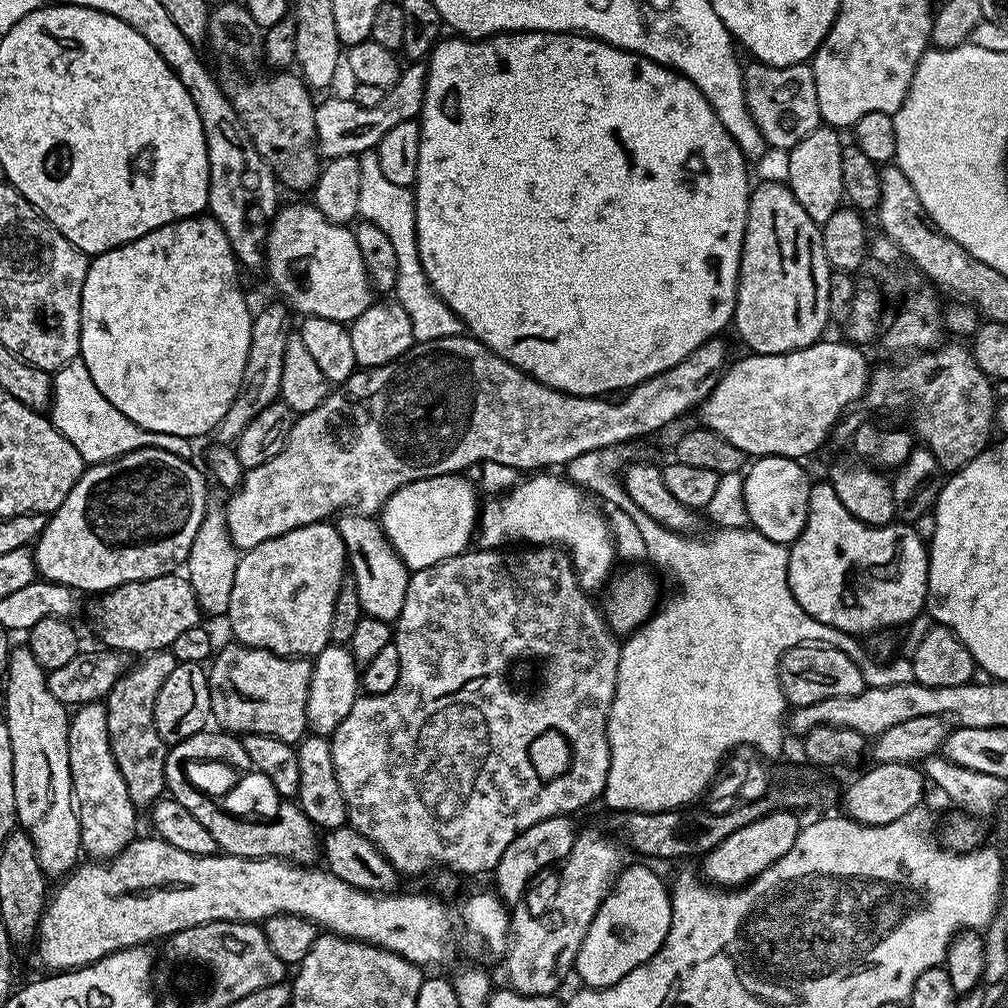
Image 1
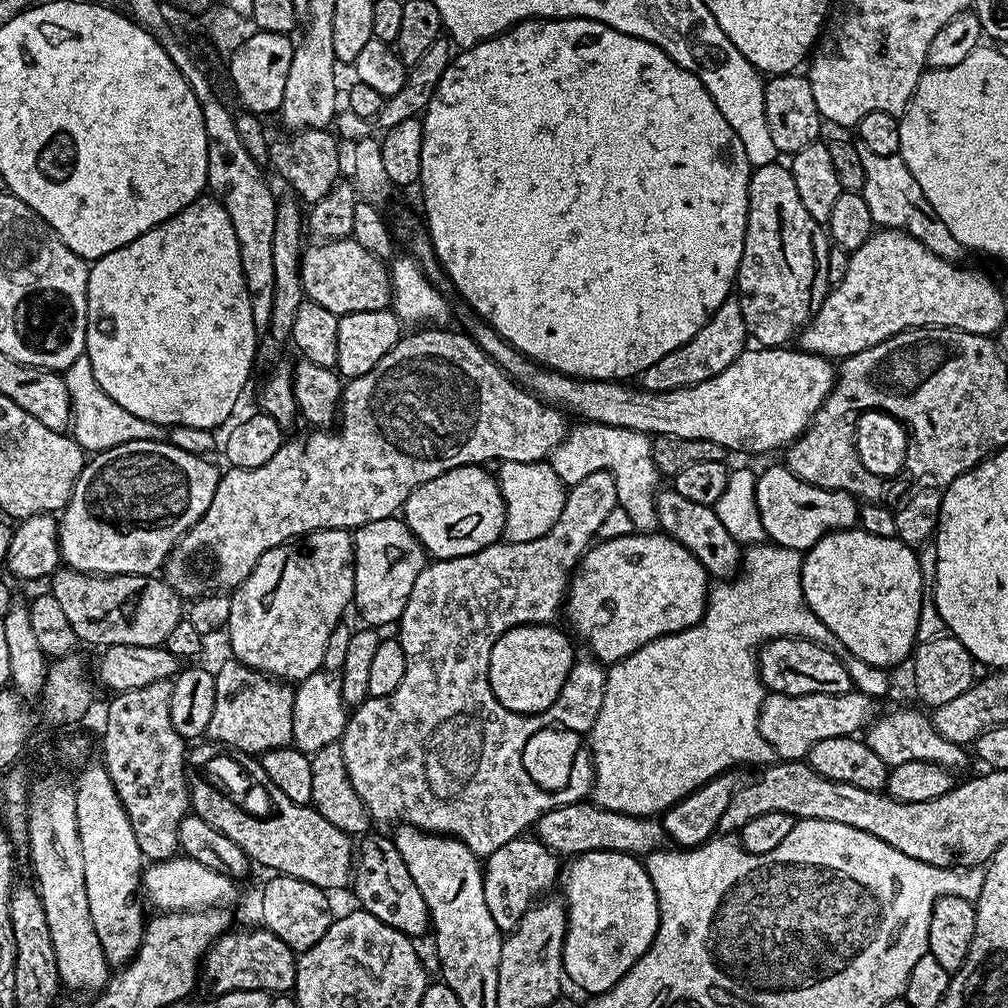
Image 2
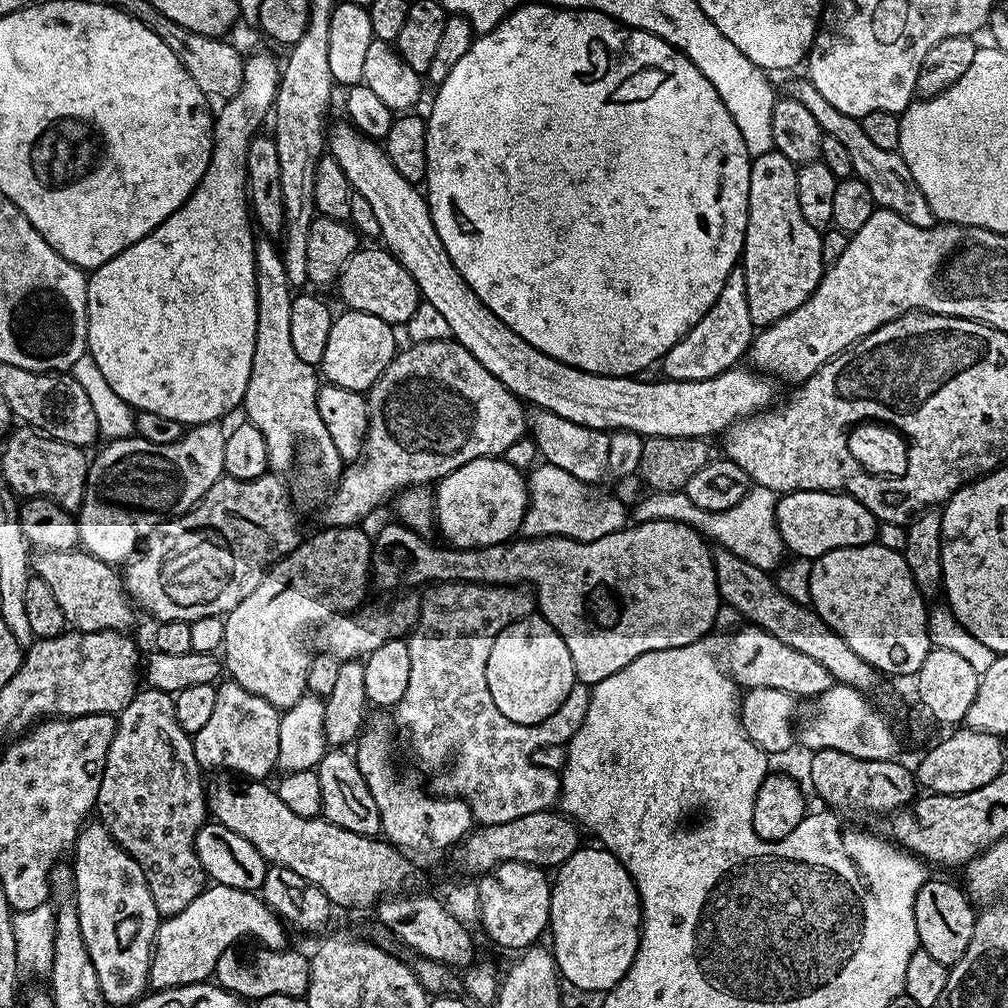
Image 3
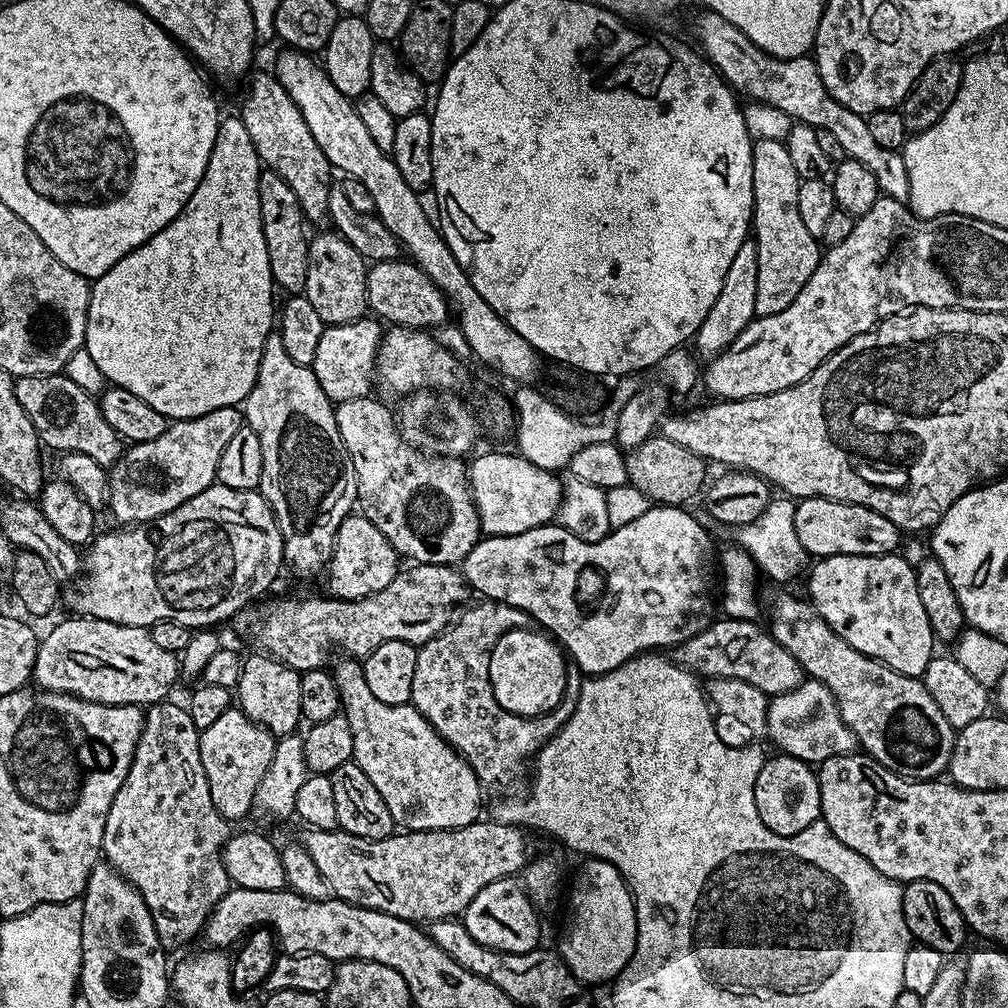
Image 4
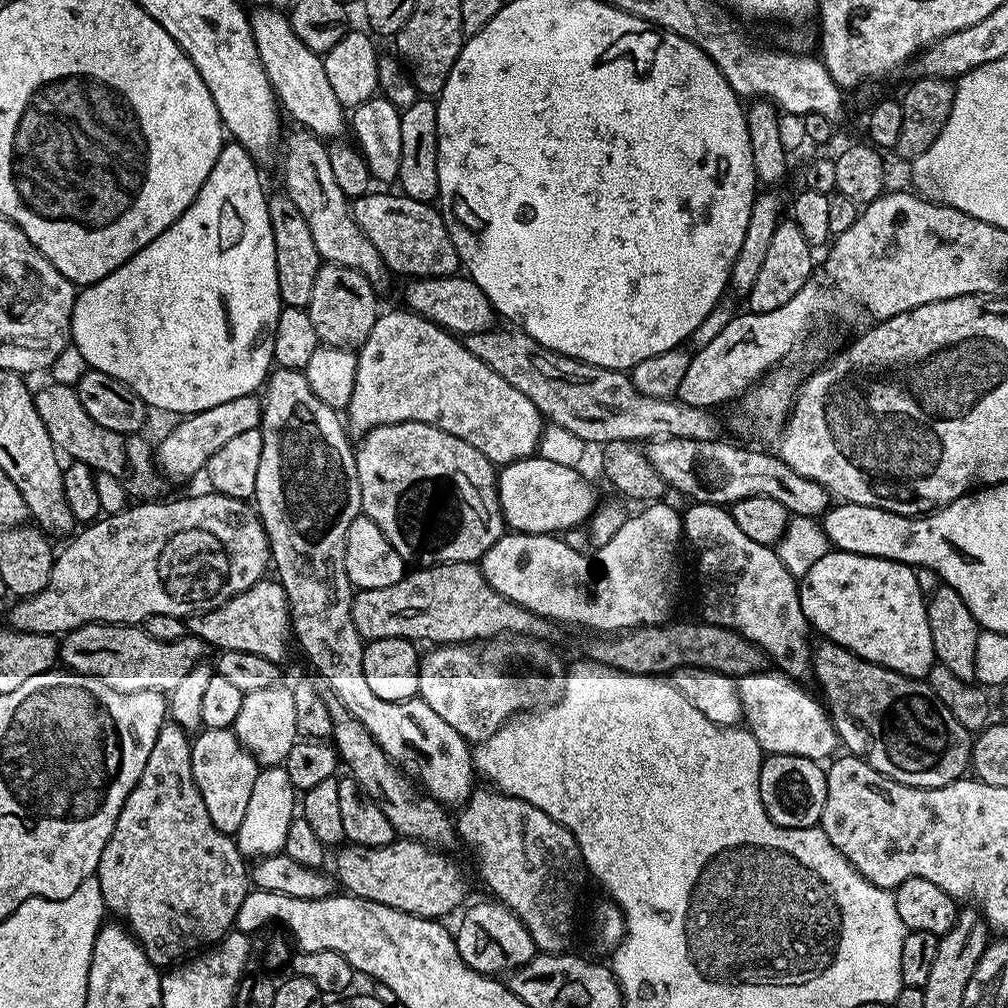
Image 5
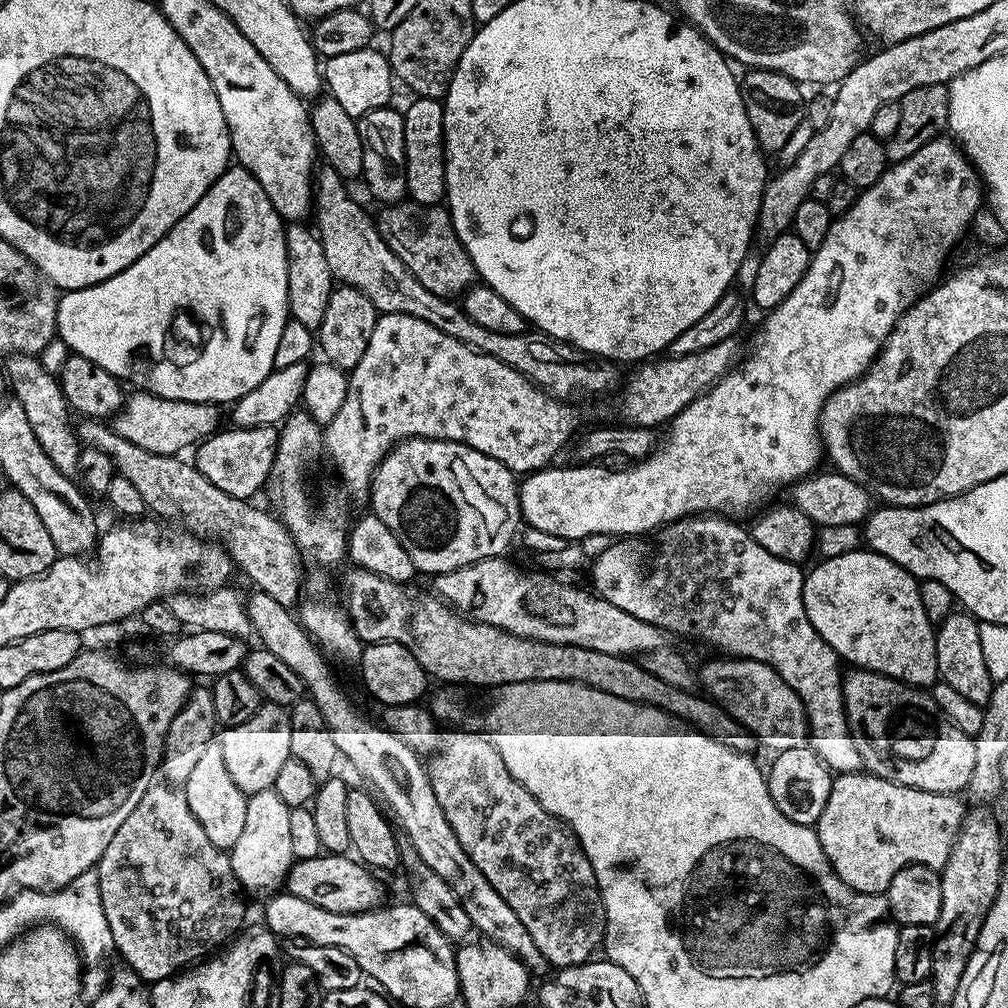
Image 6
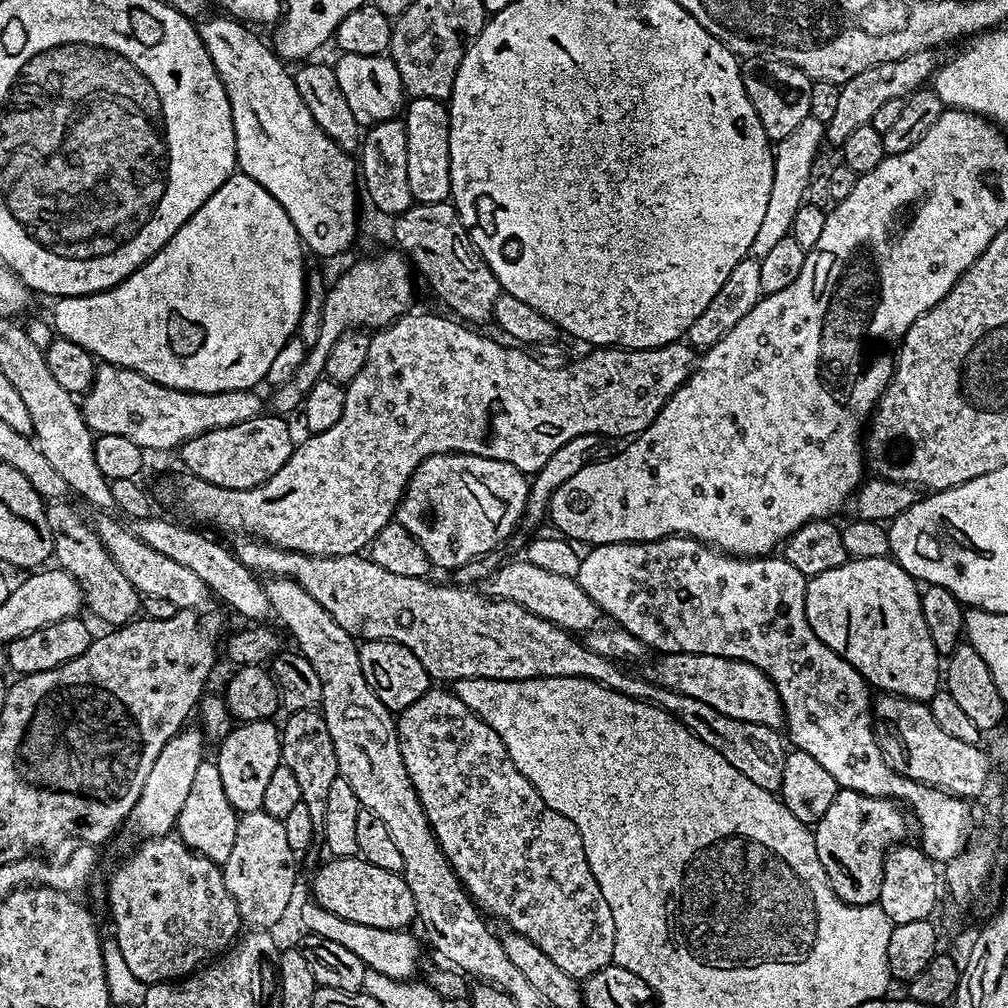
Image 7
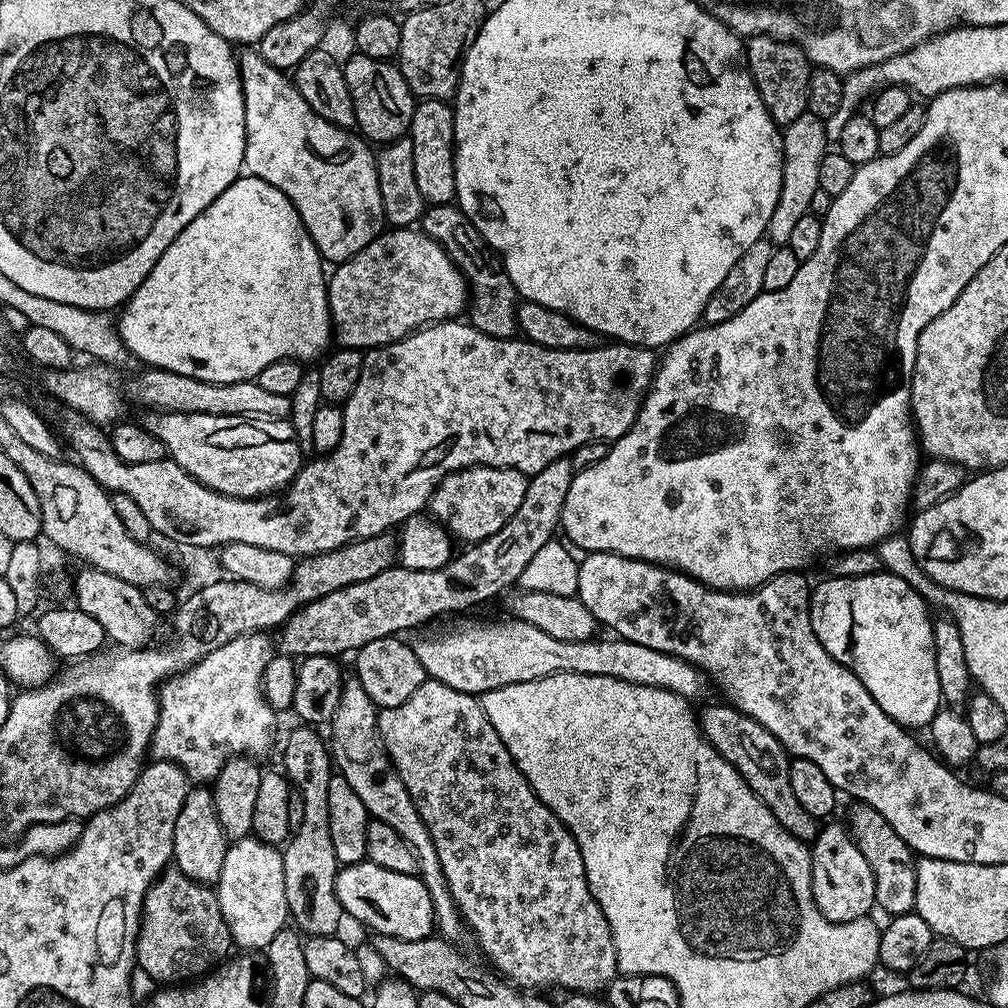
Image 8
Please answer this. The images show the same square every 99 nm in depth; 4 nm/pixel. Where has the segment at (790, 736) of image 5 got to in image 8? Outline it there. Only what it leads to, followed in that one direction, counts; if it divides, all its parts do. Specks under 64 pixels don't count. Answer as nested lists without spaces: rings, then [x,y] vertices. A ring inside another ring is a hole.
[[[515,618],[506,620],[466,620],[437,636],[415,641],[418,662],[422,662],[425,673],[431,679],[454,690],[473,694],[483,694],[508,684],[546,678],[555,672],[609,676],[631,684],[665,688],[689,698],[695,698],[706,684],[704,673],[690,662],[665,652],[650,650],[650,646],[638,646],[638,642],[621,638],[562,642],[562,638],[553,638],[530,622]]]

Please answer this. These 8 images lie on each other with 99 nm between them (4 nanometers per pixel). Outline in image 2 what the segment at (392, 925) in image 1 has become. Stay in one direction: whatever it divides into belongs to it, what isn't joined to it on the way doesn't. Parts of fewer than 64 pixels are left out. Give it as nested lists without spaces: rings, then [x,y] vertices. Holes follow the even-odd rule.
[[[177,854],[171,860],[157,860],[149,863],[142,872],[142,892],[145,897],[153,896],[161,913],[168,912],[199,912],[205,908],[228,908],[236,900],[237,881],[226,874],[218,874],[218,870],[210,870],[202,866],[202,862],[191,860],[186,855]]]

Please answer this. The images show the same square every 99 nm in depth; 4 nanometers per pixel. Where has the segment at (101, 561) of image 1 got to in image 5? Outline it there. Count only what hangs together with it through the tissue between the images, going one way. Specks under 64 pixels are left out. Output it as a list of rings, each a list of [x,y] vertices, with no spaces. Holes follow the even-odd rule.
[[[253,394],[242,398],[233,398],[230,402],[222,402],[222,406],[210,406],[210,410],[194,412],[183,417],[177,428],[172,428],[154,448],[154,459],[165,477],[173,476],[176,480],[188,480],[191,476],[201,475],[208,459],[226,446],[230,438],[237,434],[246,434],[246,430],[260,427],[262,400]]]

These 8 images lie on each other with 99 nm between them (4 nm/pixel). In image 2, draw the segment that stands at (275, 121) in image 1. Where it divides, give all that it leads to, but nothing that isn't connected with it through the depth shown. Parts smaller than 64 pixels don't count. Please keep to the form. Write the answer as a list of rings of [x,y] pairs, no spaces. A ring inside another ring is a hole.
[[[308,128],[305,132],[292,132],[291,134],[284,135],[288,136],[282,137],[281,140],[273,139],[269,143],[271,167],[274,166],[280,171],[281,178],[297,192],[295,195],[305,205],[317,204],[322,198],[326,198],[326,194],[330,194],[330,190],[334,185],[341,183],[341,141],[331,131],[323,128]]]

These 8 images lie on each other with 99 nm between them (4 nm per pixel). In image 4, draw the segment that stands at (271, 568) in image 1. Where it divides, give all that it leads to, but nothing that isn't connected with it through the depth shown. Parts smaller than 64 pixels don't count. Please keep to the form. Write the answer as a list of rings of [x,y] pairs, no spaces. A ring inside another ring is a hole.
[[[353,514],[346,517],[342,526],[338,526],[338,534],[334,538],[332,557],[329,558],[326,569],[327,595],[338,600],[357,600],[378,594],[378,590],[383,590],[385,586],[390,586],[390,582],[394,582],[396,573],[401,568],[401,557],[390,546],[386,534],[382,534],[382,530],[378,530],[370,518]],[[255,654],[243,661],[240,677],[234,689],[240,711],[256,724],[261,724],[273,736],[290,736],[302,724],[300,673],[263,654]]]

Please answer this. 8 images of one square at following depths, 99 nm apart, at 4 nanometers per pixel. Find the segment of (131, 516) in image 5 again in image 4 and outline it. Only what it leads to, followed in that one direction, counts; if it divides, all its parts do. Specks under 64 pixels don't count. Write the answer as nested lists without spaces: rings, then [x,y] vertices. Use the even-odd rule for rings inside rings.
[[[217,482],[147,524],[113,529],[113,532],[101,531],[87,545],[82,575],[75,581],[76,589],[72,592],[76,616],[146,629],[169,620],[191,630],[208,630],[220,626],[216,624],[223,620],[231,621],[236,613],[256,602],[275,582],[280,568],[285,567],[284,543],[278,522],[272,507],[258,490],[234,490]]]

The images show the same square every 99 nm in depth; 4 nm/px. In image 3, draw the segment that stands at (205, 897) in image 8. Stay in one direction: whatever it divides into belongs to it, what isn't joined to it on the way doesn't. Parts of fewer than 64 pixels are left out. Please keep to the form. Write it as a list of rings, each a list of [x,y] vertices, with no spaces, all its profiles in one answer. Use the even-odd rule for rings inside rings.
[[[149,687],[137,691],[136,697],[116,716],[116,733],[114,734],[114,742],[110,742],[110,754],[106,758],[106,770],[102,774],[102,786],[98,790],[96,808],[98,809],[99,823],[110,830],[110,834],[116,839],[118,846],[122,846],[122,850],[126,850],[126,854],[130,854],[130,858],[134,858],[134,862],[138,862],[138,866],[142,866],[142,874],[150,886],[150,894],[154,898],[154,906],[158,906],[161,917],[173,916],[182,910],[186,910],[186,906],[190,906],[190,902],[194,902],[194,898],[198,898],[206,887],[204,868],[198,862],[198,854],[196,853],[196,835],[210,816],[206,795],[206,780],[205,777],[202,778],[200,775],[202,775],[202,769],[199,762],[194,758],[192,736],[184,732],[182,726],[178,726],[176,702],[173,693]]]

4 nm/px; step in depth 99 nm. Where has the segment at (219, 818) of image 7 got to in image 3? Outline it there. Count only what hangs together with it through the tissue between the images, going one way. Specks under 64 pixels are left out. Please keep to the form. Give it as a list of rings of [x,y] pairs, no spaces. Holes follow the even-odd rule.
[[[231,678],[225,679],[217,687],[214,711],[206,721],[206,726],[192,736],[194,758],[201,769],[221,768],[224,772],[237,772],[248,776],[249,781],[260,782],[278,768],[278,730],[281,709],[270,706],[266,698],[250,694]]]

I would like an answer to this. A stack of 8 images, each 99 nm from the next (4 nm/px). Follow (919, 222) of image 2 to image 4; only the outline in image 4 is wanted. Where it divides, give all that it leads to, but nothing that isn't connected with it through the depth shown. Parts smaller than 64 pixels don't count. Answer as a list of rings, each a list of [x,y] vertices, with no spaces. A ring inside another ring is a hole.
[[[700,10],[696,16],[696,40],[706,59],[737,93],[745,92],[752,96],[748,98],[753,101],[774,106],[791,116],[793,121],[808,124],[814,129],[830,130],[830,134],[838,138],[845,157],[862,162],[862,166],[874,174],[883,195],[907,201],[908,175],[903,155],[878,146],[870,134],[867,119],[854,110],[846,110],[842,102],[829,94],[816,69],[815,59],[799,56],[783,60],[772,56],[754,46],[754,42],[750,42],[750,38],[746,38],[746,34],[742,34],[742,30],[738,30],[732,22],[726,22],[722,14],[707,10]]]

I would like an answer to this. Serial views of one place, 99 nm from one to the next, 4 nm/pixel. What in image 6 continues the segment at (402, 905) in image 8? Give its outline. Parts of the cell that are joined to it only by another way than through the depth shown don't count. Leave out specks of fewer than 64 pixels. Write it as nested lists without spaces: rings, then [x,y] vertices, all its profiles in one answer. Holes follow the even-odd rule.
[[[321,854],[316,857],[297,859],[288,872],[286,881],[287,895],[302,898],[306,902],[314,902],[314,906],[322,906],[322,910],[335,912],[371,912],[385,903],[384,888],[376,881],[377,873],[363,865],[348,854]]]

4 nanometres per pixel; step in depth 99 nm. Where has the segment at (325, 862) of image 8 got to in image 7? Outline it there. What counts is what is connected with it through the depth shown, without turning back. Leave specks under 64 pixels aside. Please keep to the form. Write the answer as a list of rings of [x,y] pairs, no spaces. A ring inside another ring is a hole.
[[[307,708],[288,712],[286,718],[288,721],[280,728],[280,758],[294,773],[300,791],[300,802],[305,803],[310,810],[314,824],[320,826],[323,825],[326,814],[326,797],[330,795],[330,785],[340,774],[334,742],[330,739],[330,730],[319,711]]]

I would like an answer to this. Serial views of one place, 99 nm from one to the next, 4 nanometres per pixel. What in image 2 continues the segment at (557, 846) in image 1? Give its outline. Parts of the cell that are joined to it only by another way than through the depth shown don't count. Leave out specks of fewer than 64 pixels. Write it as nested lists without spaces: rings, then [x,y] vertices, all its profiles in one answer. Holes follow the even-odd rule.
[[[522,835],[506,842],[506,846],[498,846],[498,850],[494,850],[494,854],[490,854],[483,861],[482,871],[490,918],[494,918],[501,933],[509,934],[515,931],[523,915],[541,899],[539,896],[555,880],[557,883],[562,872],[562,864],[556,853],[548,849],[542,841]]]

